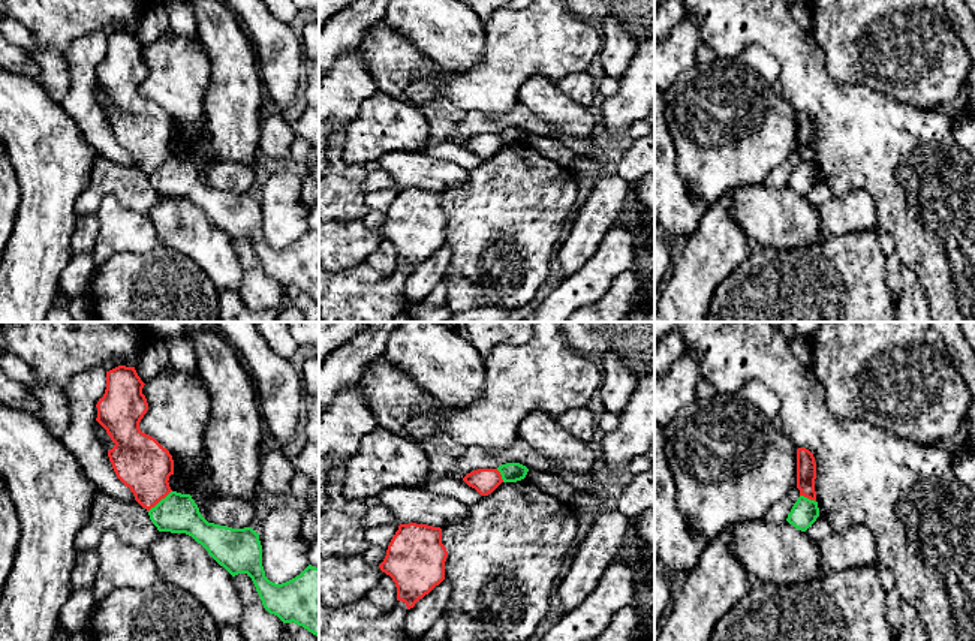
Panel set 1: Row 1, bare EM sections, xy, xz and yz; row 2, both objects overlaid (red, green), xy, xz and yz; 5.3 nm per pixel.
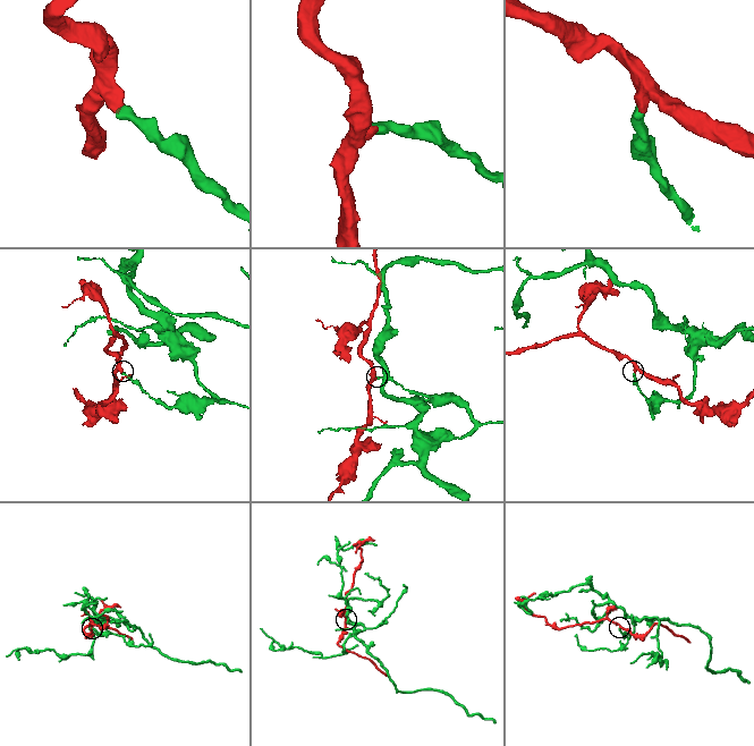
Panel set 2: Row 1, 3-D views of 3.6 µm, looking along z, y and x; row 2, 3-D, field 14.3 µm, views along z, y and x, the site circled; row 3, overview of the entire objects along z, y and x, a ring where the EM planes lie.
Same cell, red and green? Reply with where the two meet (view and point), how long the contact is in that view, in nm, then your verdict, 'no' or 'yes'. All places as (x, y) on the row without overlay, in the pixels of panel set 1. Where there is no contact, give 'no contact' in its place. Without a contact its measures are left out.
xy (159, 165) | 170 nm | no

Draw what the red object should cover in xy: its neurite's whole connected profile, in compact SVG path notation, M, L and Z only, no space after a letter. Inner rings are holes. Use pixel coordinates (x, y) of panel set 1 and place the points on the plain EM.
M118 30L106 36L96 85L115 108L108 121L117 142L150 175L172 156L168 145L174 139L174 124L166 112L139 93L148 75L144 49L135 31Z

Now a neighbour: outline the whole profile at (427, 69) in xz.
M424 55L421 64L412 72L410 81L430 79L437 76L439 72L439 66Z

